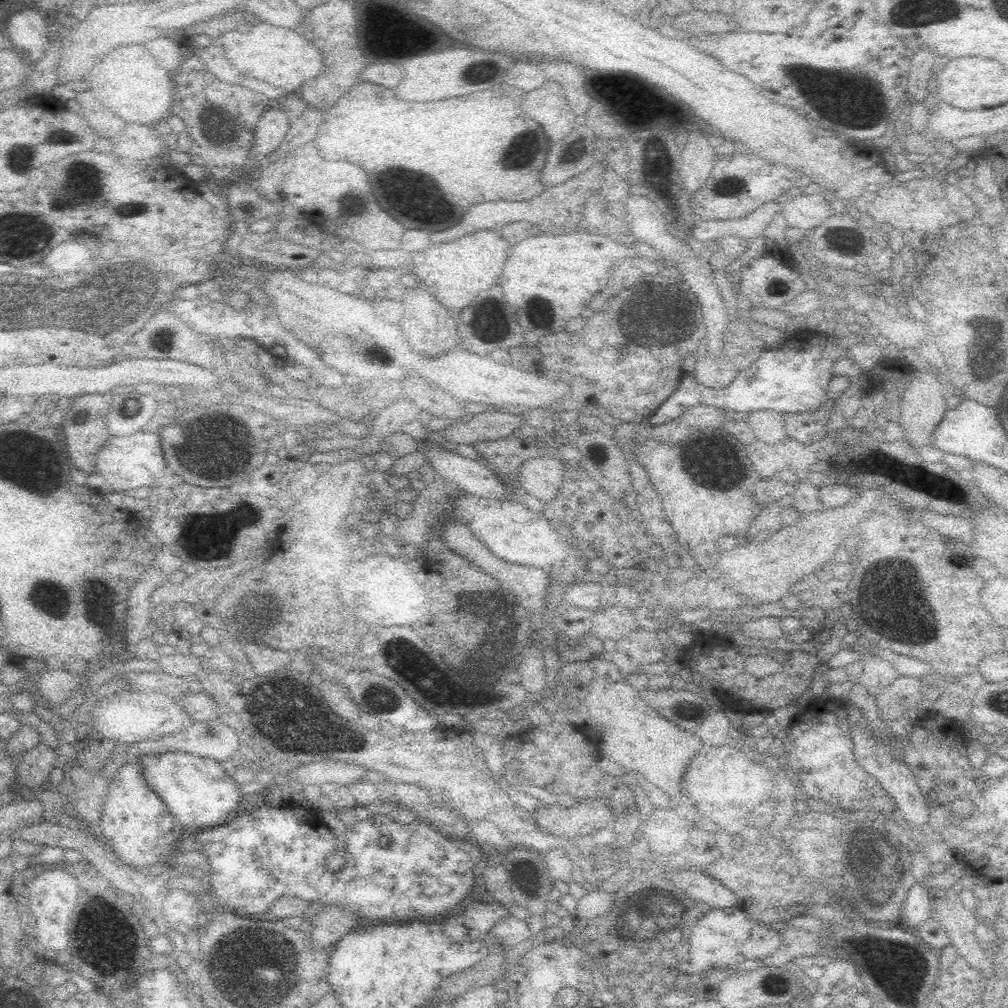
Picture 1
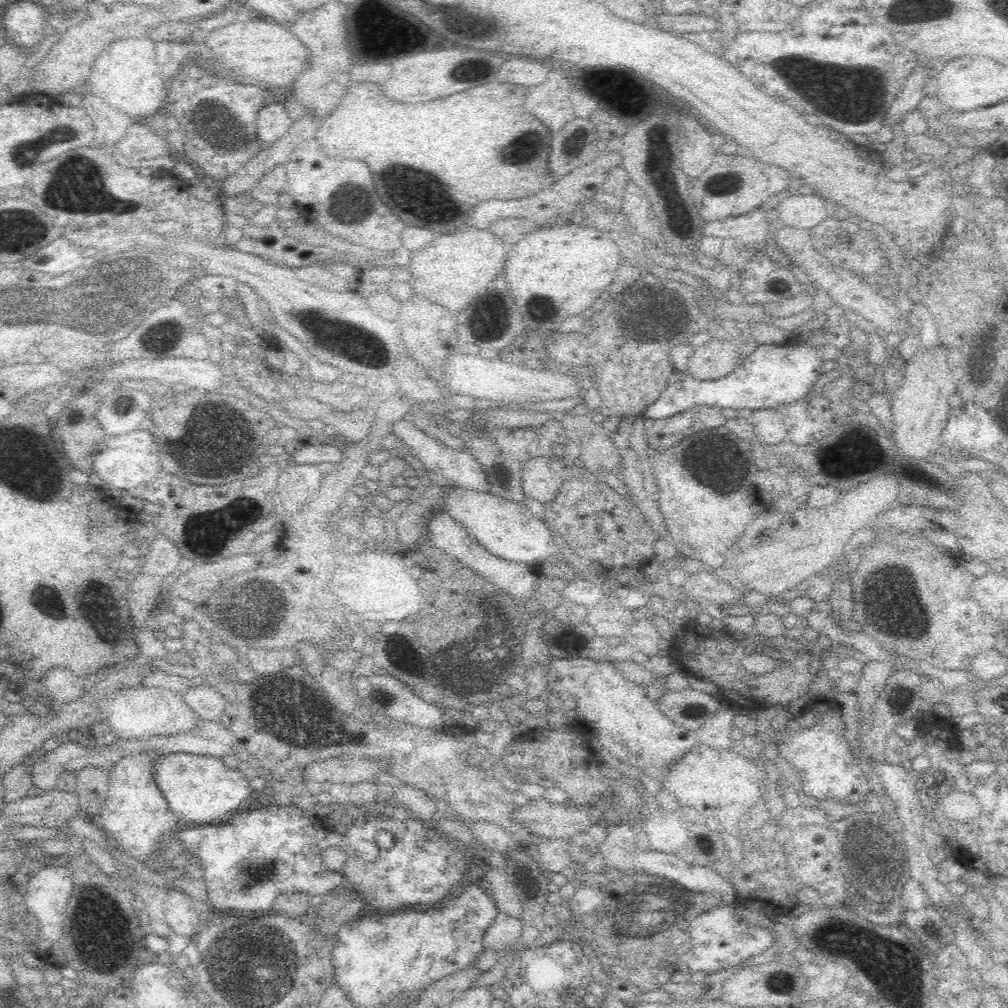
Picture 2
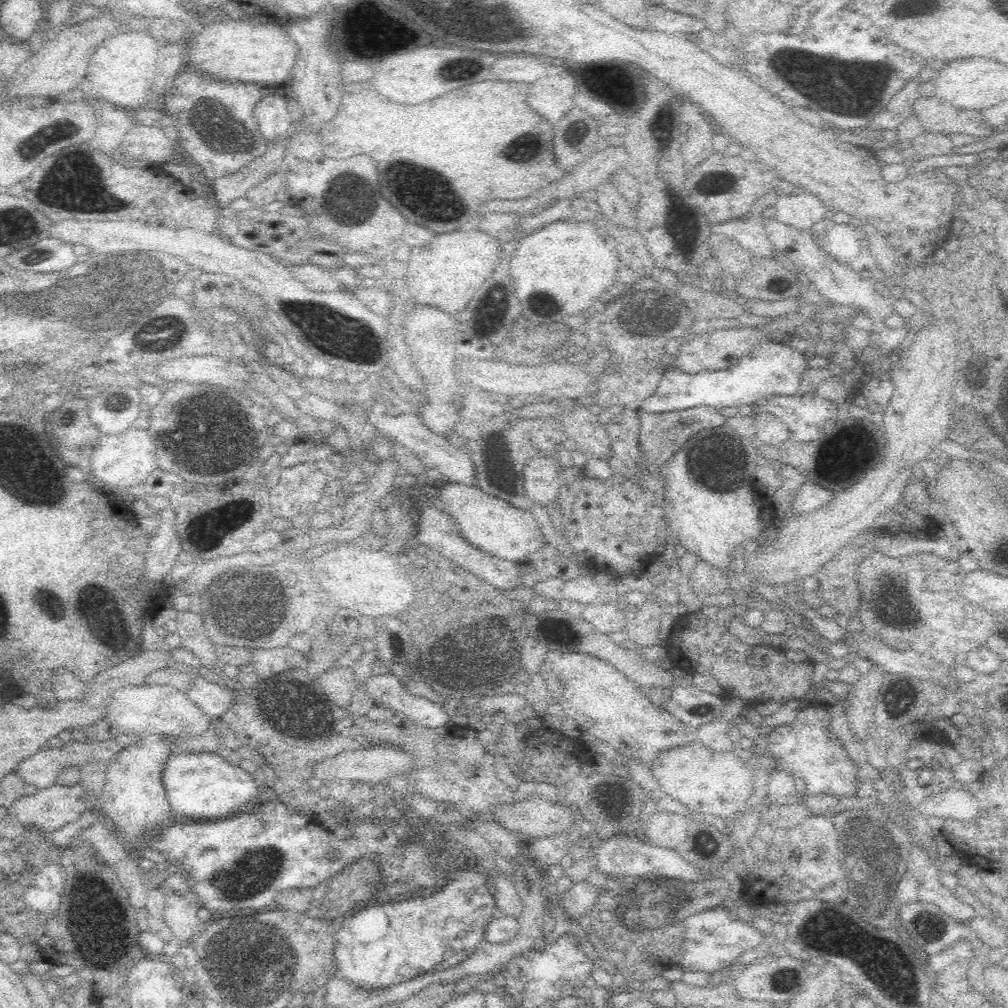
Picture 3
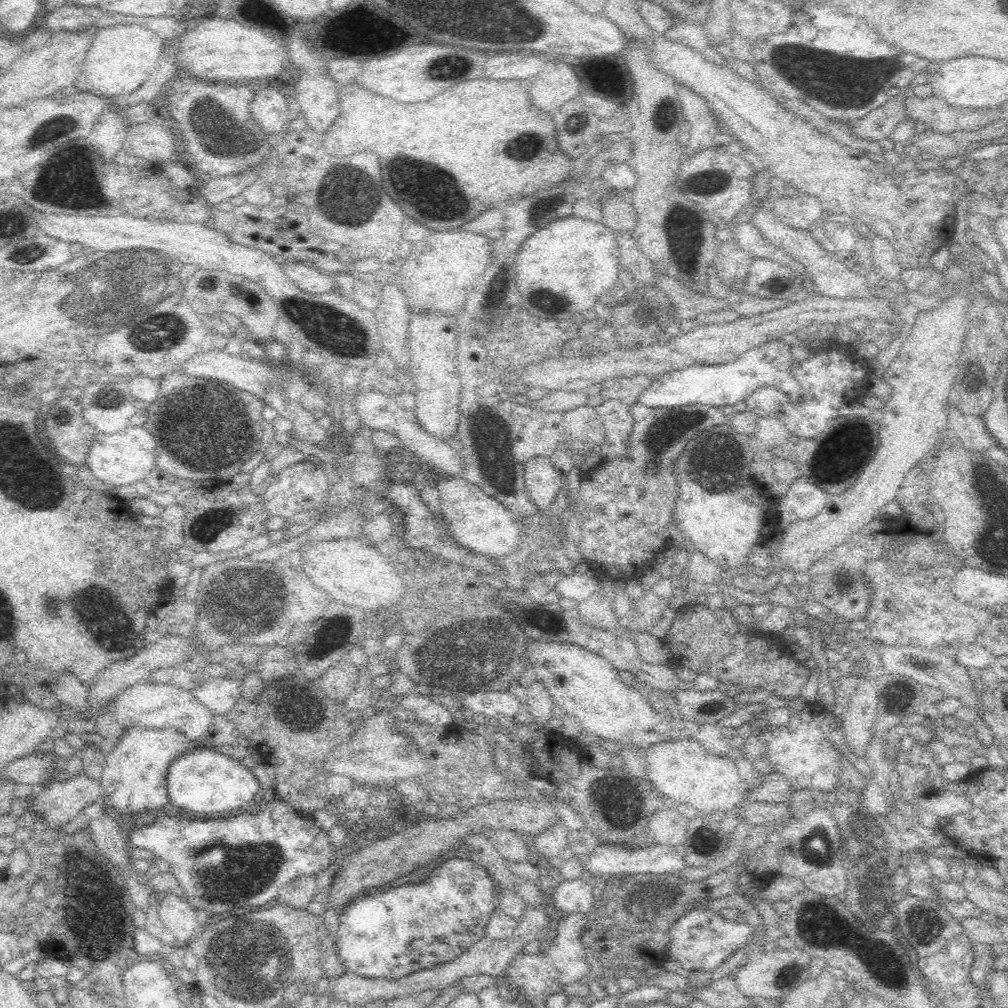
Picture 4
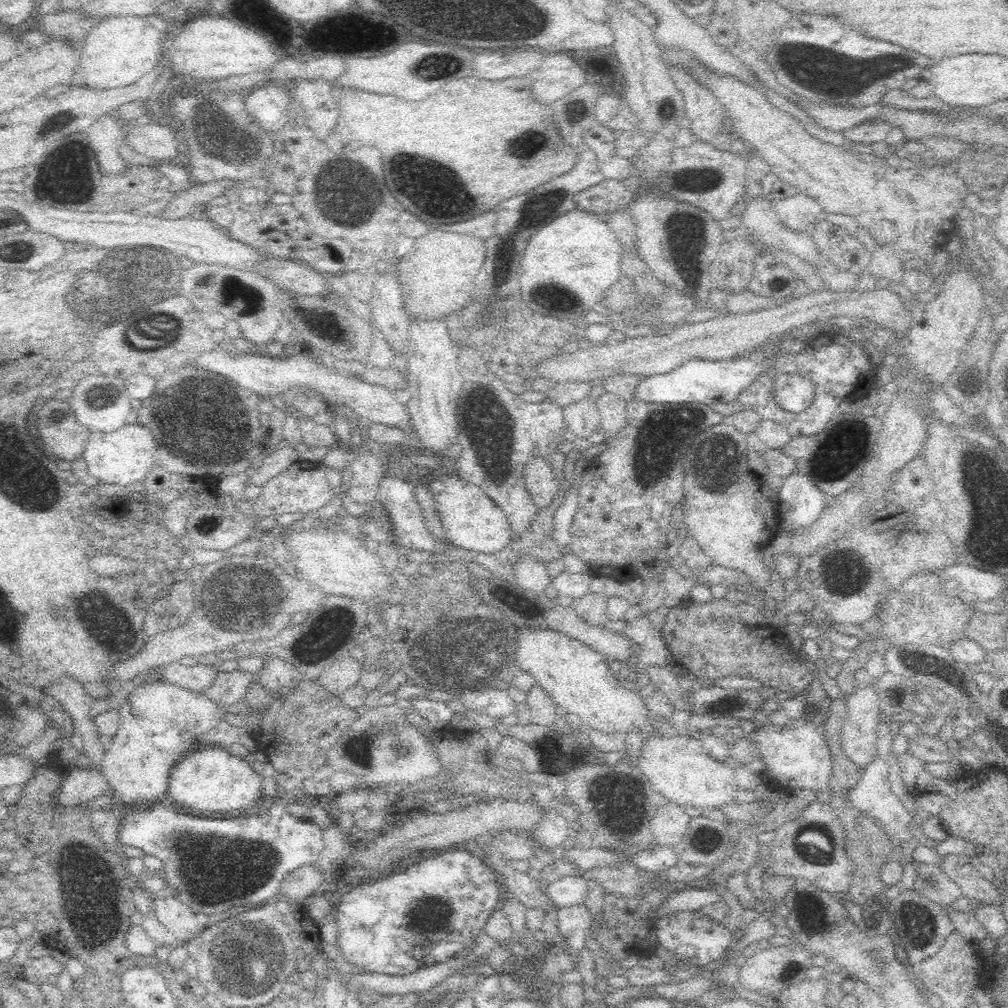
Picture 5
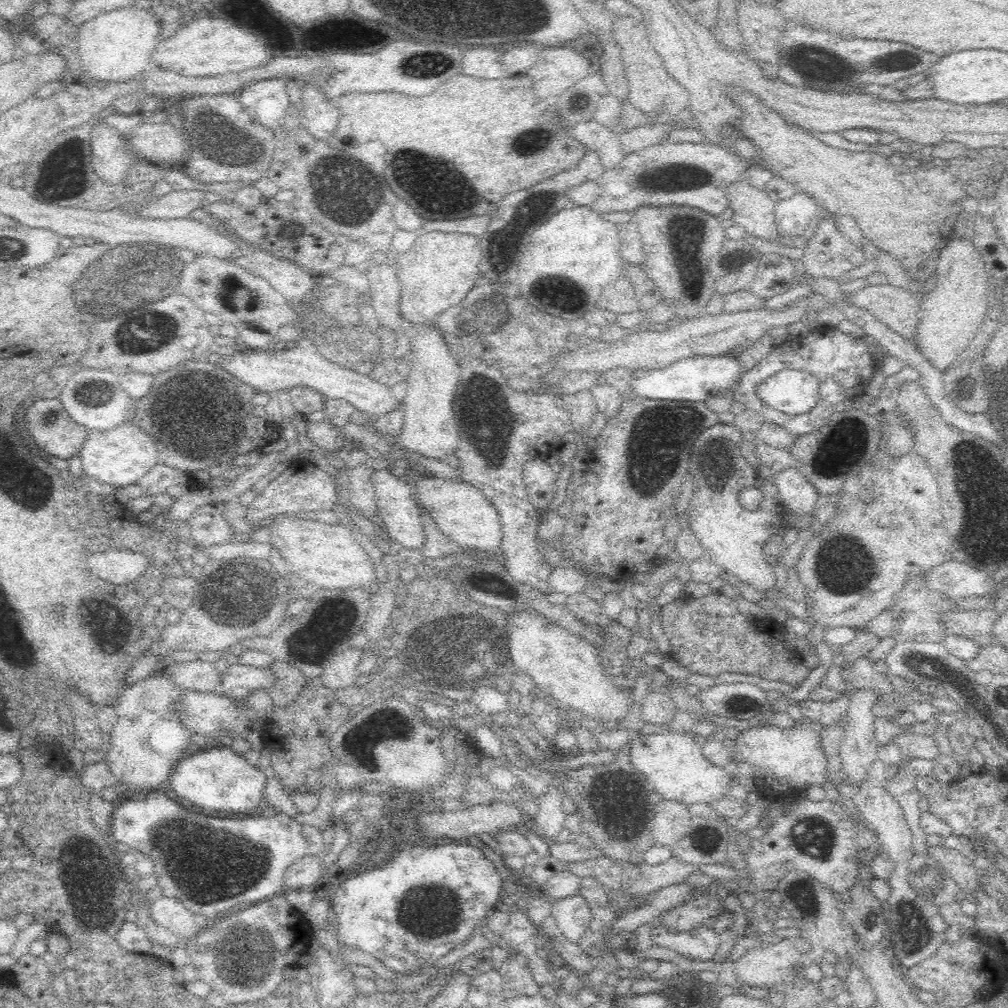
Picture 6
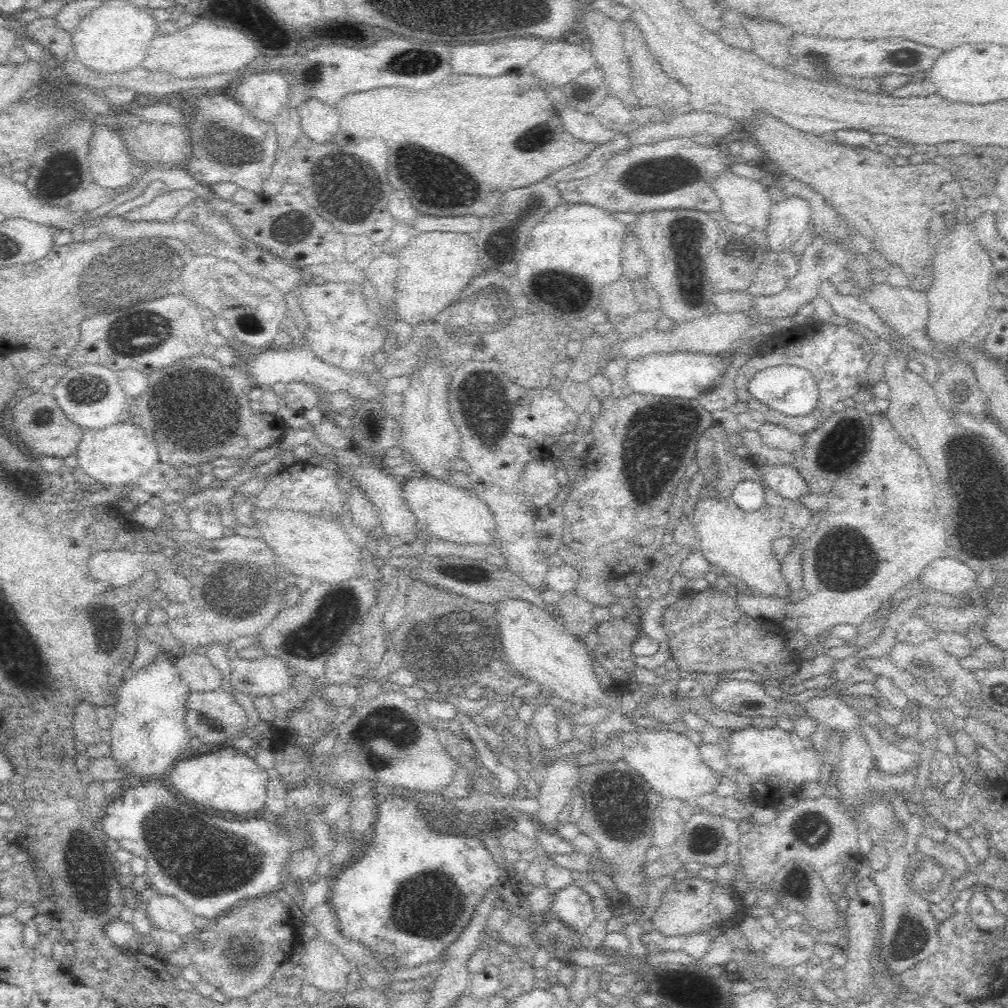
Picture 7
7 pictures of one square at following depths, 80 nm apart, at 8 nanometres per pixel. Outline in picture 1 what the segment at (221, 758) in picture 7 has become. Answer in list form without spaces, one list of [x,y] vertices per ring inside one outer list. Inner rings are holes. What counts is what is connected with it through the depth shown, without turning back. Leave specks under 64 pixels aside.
[[[164,752],[142,756],[138,764],[142,766],[144,783],[158,794],[166,804],[166,810],[174,814],[180,824],[188,818],[188,830],[194,830],[192,834],[228,822],[226,818],[241,809],[238,803],[242,794],[240,788],[222,772],[222,766],[210,758],[198,758],[186,752]]]

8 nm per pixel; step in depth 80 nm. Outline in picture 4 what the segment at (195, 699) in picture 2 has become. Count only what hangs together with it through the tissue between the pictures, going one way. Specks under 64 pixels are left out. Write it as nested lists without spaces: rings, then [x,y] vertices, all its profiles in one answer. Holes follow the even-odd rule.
[[[208,678],[192,694],[212,714],[226,714],[234,708],[241,687],[242,682],[236,678]]]

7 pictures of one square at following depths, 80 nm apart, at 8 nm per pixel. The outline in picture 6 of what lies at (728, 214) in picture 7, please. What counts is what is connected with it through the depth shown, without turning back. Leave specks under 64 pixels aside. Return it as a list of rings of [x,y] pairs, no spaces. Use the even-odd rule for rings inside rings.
[[[742,180],[730,185],[728,195],[730,195],[728,196],[728,199],[730,199],[730,208],[732,208],[732,212],[734,212],[734,220],[736,220],[736,224],[740,224],[744,230],[748,230],[750,238],[758,236],[758,238],[762,238],[762,240],[768,240],[768,242],[773,244],[779,243],[784,247],[788,246],[802,250],[808,248],[808,244],[810,244],[810,240],[812,240],[812,236],[814,236],[814,232],[816,232],[816,226],[818,226],[822,220],[831,220],[831,217],[834,217],[830,213],[827,213],[825,208],[822,208],[822,206],[818,204],[818,200],[814,200],[814,204],[816,204],[816,214],[814,214],[812,220],[806,224],[804,232],[798,234],[798,236],[786,238],[786,236],[780,232],[780,228],[778,228],[774,202],[770,200],[770,196],[768,196],[764,190],[756,190],[756,187],[754,187],[750,181]],[[742,220],[744,220],[744,222],[742,222]]]

